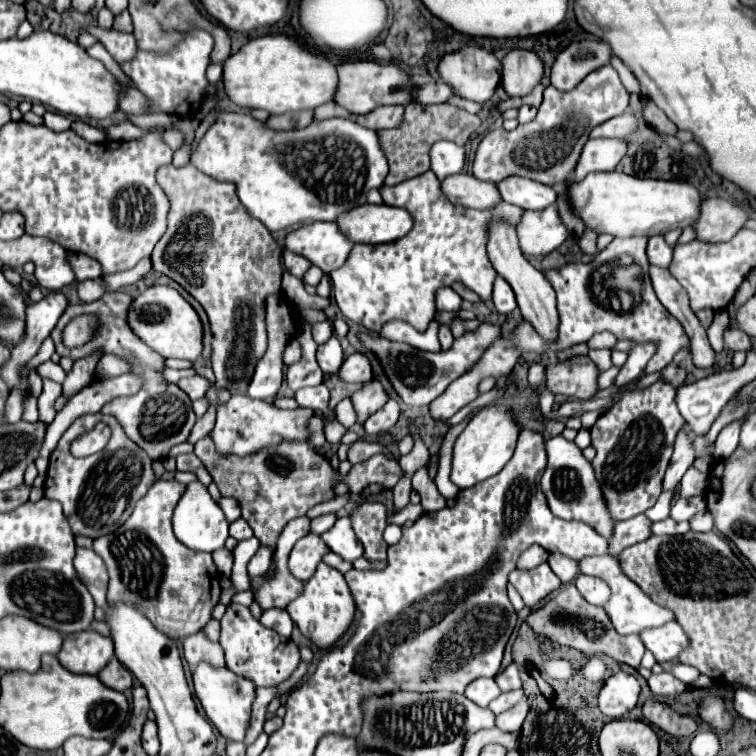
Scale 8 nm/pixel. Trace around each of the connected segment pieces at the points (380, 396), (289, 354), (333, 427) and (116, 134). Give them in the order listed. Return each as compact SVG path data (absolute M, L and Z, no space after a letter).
M378 382L364 384L364 388L352 396L352 404L356 410L356 422L364 424L368 420L368 416L374 414L376 410L380 410L386 402L388 402L388 396Z
M292 338L284 350L284 364L290 366L296 360L300 360L300 344L296 338Z
M324 418L324 434L326 434L326 440L328 440L330 444L338 444L344 432L346 432L346 430L344 430L342 424L338 424L336 420Z
M130 122L112 124L112 126L106 128L106 132L108 132L108 138L110 140L132 140L132 138L140 138L142 134L146 134L146 132L142 132L140 128L136 128Z

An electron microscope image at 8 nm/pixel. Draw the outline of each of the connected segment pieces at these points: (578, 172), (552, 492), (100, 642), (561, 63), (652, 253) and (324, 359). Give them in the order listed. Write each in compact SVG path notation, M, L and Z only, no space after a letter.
M618 138L588 140L574 168L574 180L580 182L592 172L612 172L624 154L626 154L624 140Z
M554 436L546 442L546 454L548 454L548 464L542 474L540 486L542 486L542 492L548 500L552 514L564 520L588 522L598 534L608 538L614 522L610 520L608 510L604 510L600 484L594 476L592 464L582 456L582 450L574 442L568 442L564 436Z
M84 630L68 634L64 648L60 650L60 664L74 674L98 674L114 656L112 640L94 632Z
M580 40L564 48L552 66L552 86L570 92L574 90L592 70L610 62L612 50L606 42Z
M652 236L652 238L648 238L646 254L648 254L650 264L656 264L656 266L668 268L668 264L672 262L672 246L666 244L664 236Z
M332 336L326 344L318 346L318 364L320 364L322 372L336 374L342 362L344 362L344 356L342 356L342 348L340 348L340 342L336 336Z

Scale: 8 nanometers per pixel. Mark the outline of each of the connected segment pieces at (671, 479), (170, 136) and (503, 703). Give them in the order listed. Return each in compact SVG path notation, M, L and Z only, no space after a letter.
M680 430L680 436L676 438L676 444L674 444L674 454L672 454L672 460L670 460L670 466L666 470L666 476L664 476L664 486L662 490L676 490L676 486L680 484L684 472L688 470L688 466L694 462L696 454L694 454L694 446L692 446L692 436L686 432L686 430Z
M168 130L168 132L164 132L164 142L176 152L184 146L184 134L176 132L176 130Z
M506 692L506 694L500 694L488 708L490 708L494 714L502 714L504 710L512 708L520 698L522 698L522 692Z

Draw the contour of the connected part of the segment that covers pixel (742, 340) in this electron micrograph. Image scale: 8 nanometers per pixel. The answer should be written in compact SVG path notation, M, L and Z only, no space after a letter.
M728 328L728 330L724 332L724 346L726 346L728 350L732 350L732 352L736 352L736 350L748 352L748 350L752 348L748 334L744 334L742 330L736 330L736 328Z

